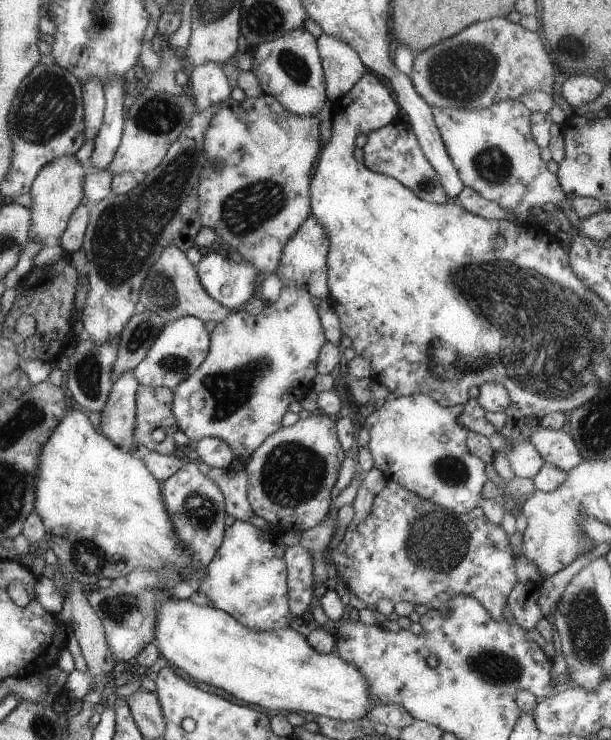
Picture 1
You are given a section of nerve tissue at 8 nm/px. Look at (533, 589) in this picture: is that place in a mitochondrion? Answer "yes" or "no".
no

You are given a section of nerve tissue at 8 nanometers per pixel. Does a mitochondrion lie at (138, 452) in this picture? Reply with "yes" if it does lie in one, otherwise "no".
no

